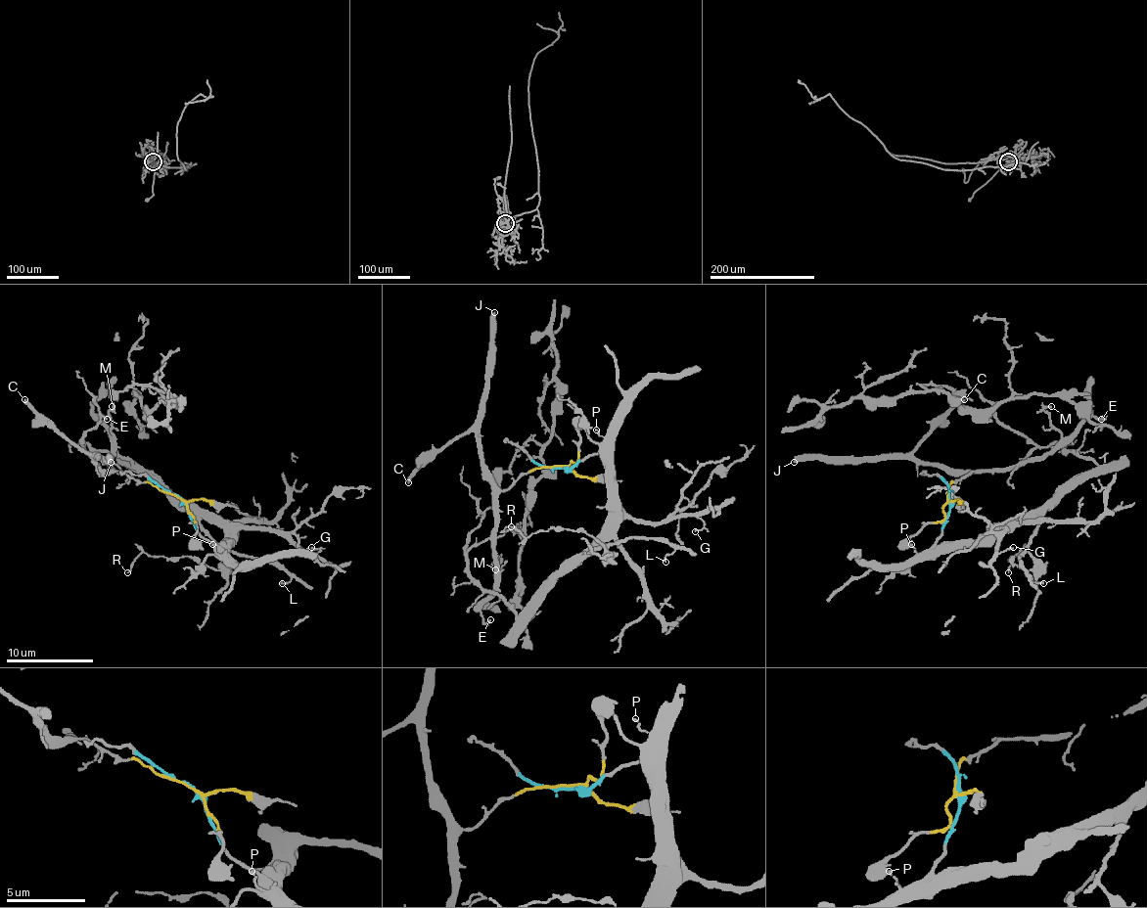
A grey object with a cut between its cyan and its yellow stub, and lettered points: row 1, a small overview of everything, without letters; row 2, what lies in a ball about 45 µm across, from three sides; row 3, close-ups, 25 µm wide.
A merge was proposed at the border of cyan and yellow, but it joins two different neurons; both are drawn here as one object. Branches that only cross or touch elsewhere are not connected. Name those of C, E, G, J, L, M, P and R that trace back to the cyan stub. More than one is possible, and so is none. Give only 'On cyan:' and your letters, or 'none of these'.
On cyan: G, L, P, R

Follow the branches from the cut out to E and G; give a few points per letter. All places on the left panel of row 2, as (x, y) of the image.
E: (179, 497), (114, 471), (112, 433), (96, 416), (107, 419)
G: (179, 497), (193, 525), (216, 545), (243, 528), (280, 530), (313, 552), (319, 550), (310, 548)

